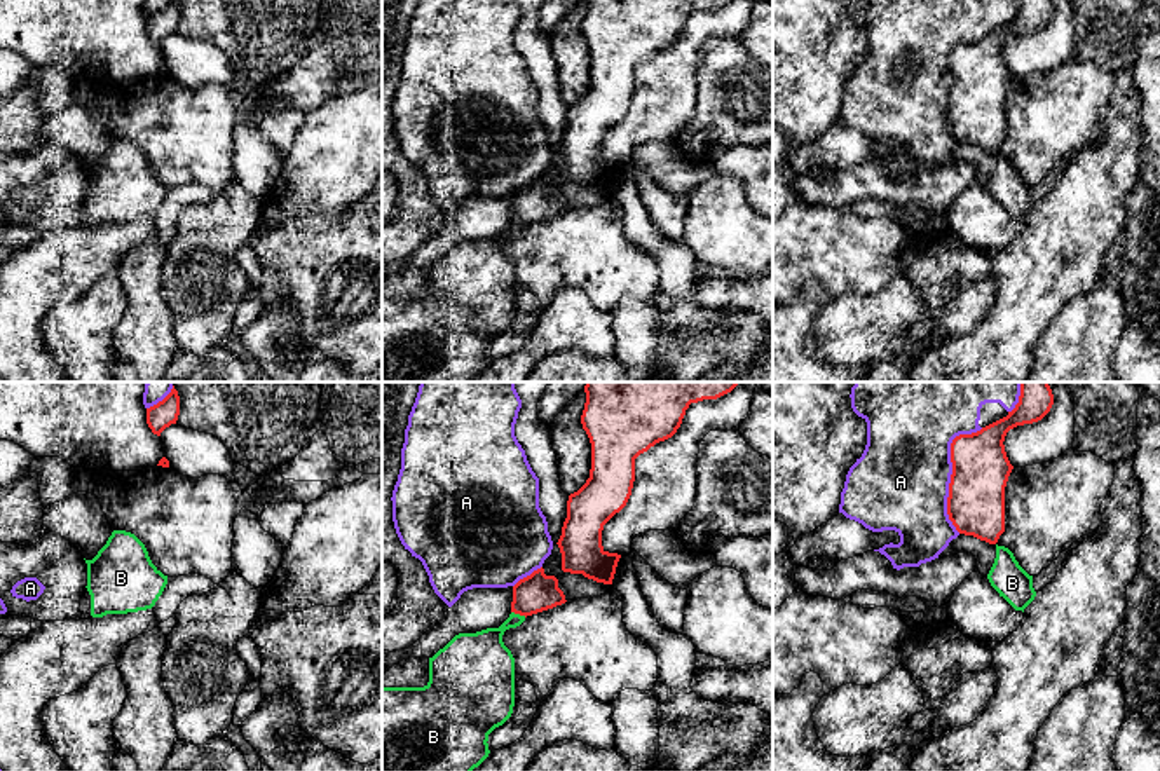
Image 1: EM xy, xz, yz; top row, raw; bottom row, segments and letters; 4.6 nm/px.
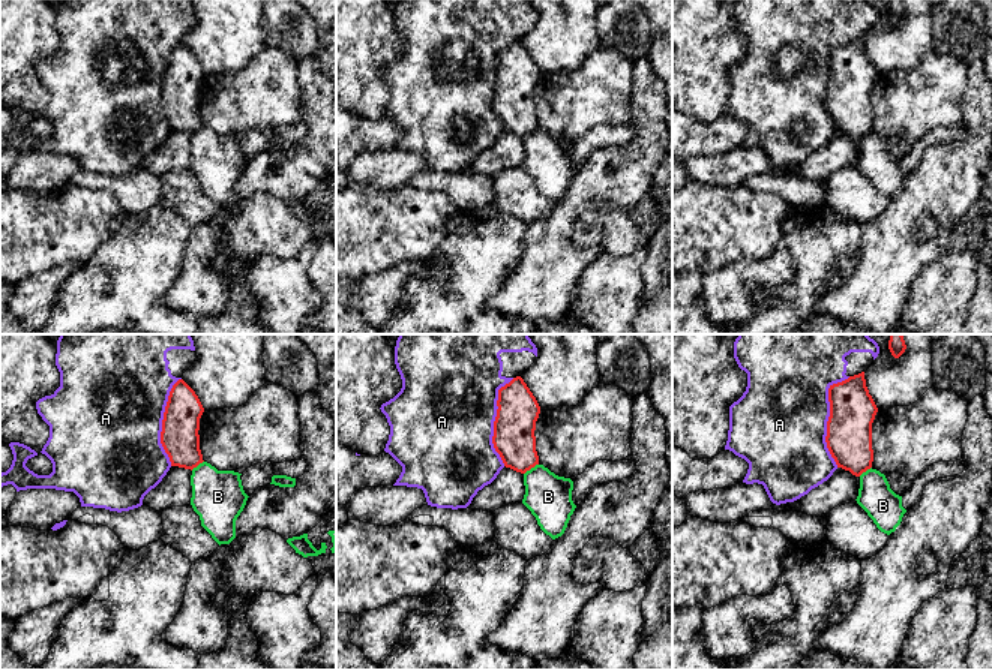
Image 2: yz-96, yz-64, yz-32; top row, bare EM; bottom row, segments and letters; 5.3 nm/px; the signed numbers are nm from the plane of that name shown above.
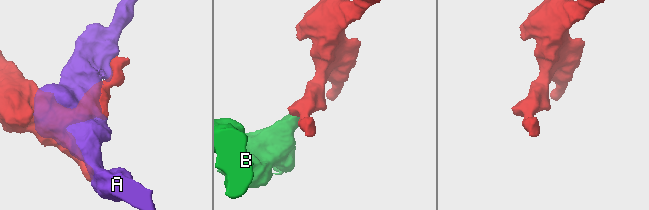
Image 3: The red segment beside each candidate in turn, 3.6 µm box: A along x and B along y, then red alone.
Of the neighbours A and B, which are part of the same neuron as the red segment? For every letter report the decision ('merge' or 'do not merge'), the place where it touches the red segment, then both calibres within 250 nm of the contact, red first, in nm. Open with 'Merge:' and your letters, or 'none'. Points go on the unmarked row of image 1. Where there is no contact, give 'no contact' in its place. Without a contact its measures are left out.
Merge: none
A: do not merge; meets red in yz at (953, 81); 260 nm thick on the red side, 440 nm on the other
B: do not merge; meets red in xz at (518, 222); 180 nm thick on the red side, 220 nm on the other

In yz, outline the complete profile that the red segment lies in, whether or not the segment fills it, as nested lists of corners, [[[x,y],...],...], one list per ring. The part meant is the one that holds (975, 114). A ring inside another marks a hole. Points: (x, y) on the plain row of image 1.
[[[1020,0],[1006,26],[952,49],[947,124],[959,143],[998,152],[1005,141],[1005,96],[1013,78],[1005,45],[1017,35],[1041,30],[1052,14],[1052,0]]]

